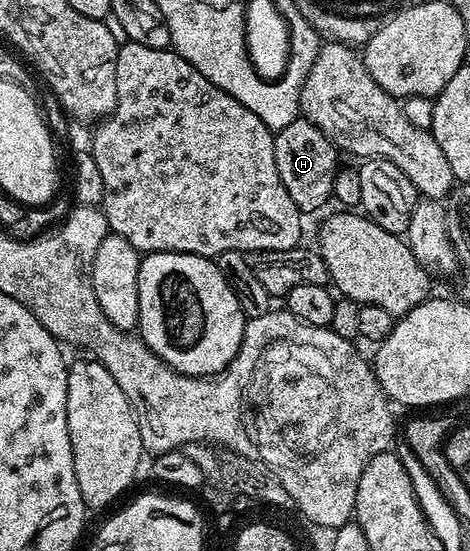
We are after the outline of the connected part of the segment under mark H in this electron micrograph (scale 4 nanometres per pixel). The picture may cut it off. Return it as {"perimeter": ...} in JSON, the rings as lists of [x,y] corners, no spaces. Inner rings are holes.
{"perimeter":[[[299,118],[274,135],[273,145],[279,178],[283,178],[283,186],[287,186],[287,194],[291,194],[291,202],[295,202],[299,211],[309,214],[325,203],[330,203],[339,167],[339,150],[329,141],[327,134],[323,134],[323,130],[319,130],[319,126],[315,126],[310,120]]]}

